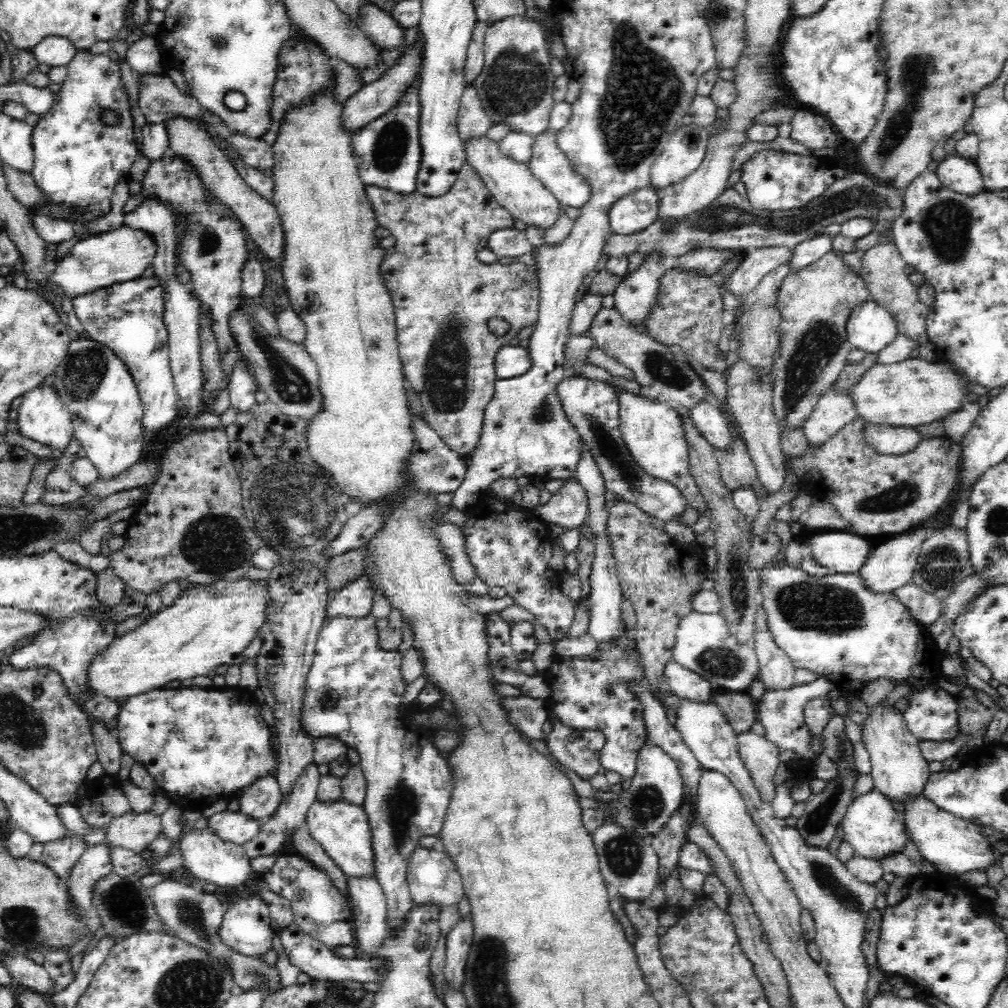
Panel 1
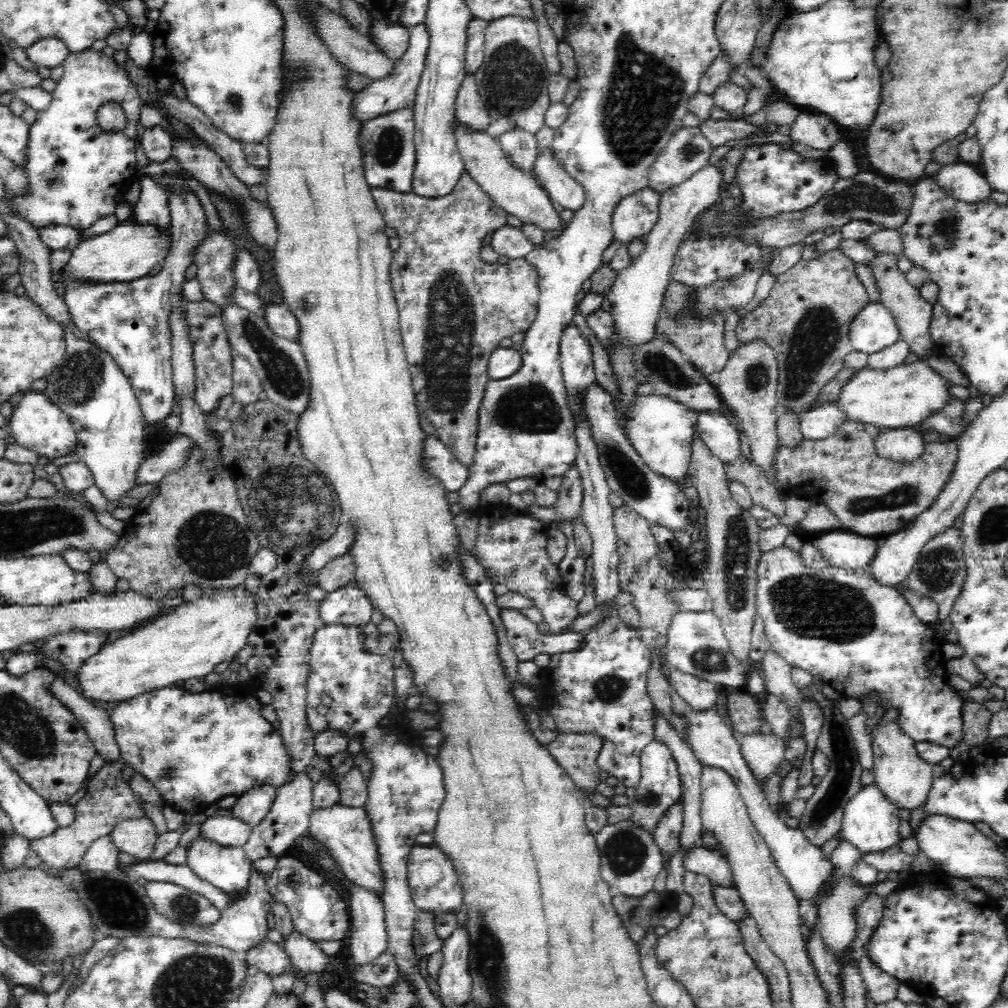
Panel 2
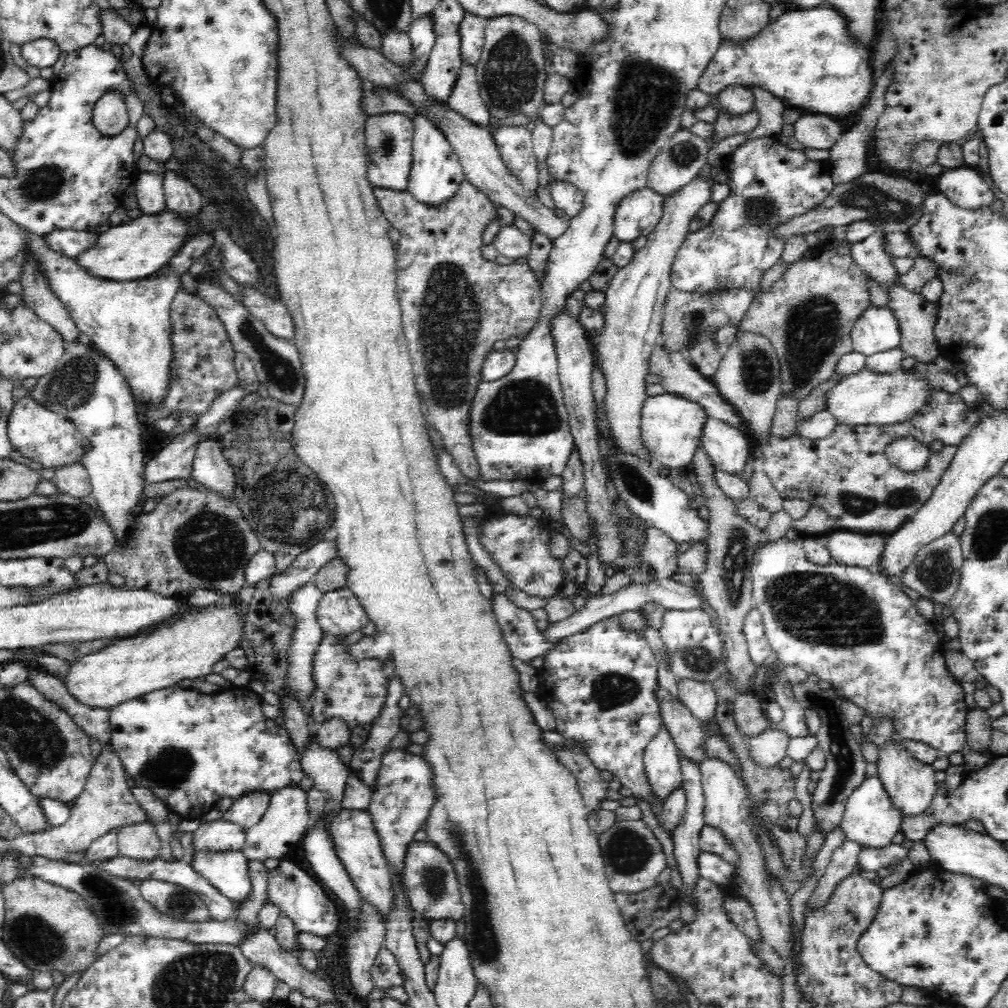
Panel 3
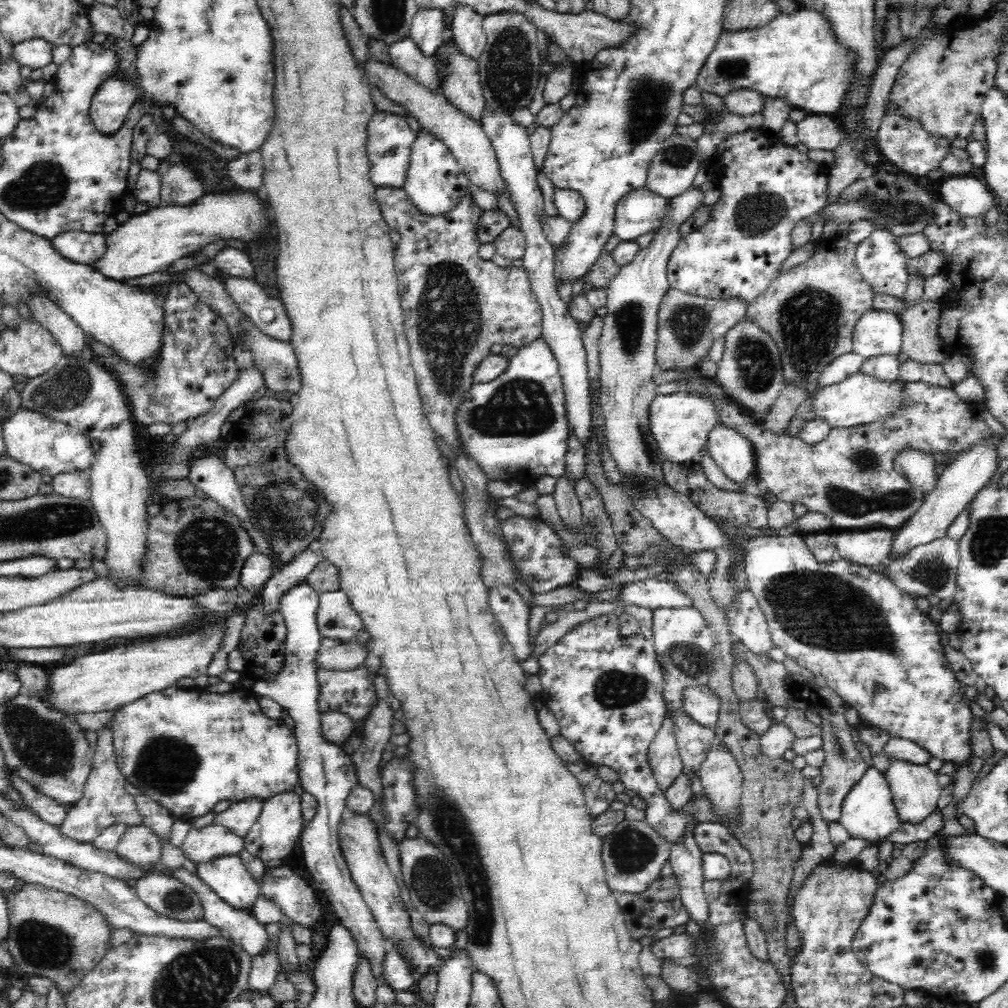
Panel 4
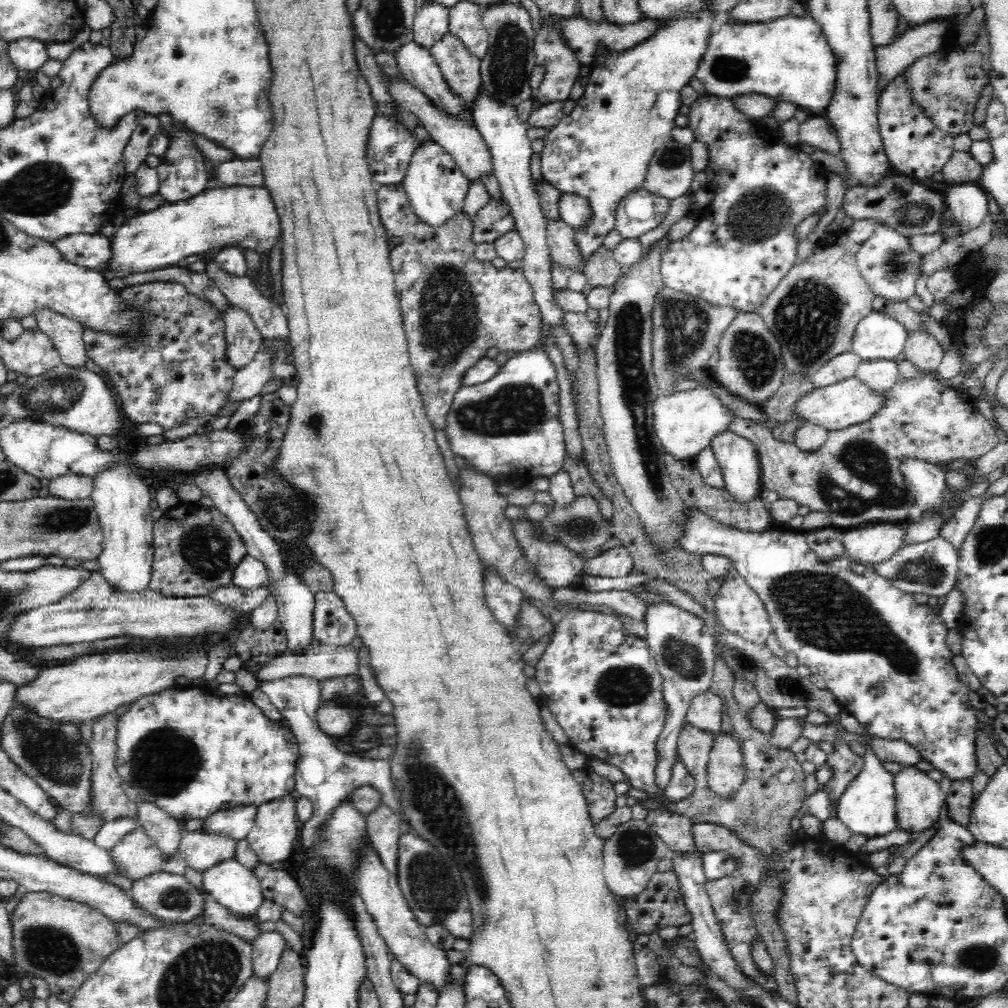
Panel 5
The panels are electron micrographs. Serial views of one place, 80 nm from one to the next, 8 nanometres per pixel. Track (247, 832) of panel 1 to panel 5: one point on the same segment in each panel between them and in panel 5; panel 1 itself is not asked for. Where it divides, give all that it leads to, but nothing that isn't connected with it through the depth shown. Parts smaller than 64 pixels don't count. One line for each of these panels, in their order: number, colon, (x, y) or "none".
2: (227, 831)
3: (220, 835)
4: (200, 846)
5: (201, 851)

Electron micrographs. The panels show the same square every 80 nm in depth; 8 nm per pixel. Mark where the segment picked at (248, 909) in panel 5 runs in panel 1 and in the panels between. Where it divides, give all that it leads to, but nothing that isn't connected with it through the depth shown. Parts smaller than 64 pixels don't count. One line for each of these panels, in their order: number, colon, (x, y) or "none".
1: (225, 864)
2: (229, 869)
3: (226, 870)
4: (227, 876)

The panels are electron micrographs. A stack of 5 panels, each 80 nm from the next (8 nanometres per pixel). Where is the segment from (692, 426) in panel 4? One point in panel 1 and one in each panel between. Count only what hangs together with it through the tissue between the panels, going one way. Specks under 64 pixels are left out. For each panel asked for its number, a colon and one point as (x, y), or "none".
1: (652, 430)
2: (661, 430)
3: (671, 426)

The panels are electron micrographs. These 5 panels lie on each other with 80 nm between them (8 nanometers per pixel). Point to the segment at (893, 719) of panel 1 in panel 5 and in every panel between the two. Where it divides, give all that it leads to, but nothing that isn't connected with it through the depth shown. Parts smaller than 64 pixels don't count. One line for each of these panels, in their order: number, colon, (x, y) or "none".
2: (906, 779)
3: (911, 786)
4: (915, 790)
5: (919, 800)

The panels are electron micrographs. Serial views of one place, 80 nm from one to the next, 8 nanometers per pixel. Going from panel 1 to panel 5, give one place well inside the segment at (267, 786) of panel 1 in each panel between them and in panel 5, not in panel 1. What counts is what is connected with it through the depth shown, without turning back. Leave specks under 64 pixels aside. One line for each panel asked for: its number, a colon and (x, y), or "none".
2: (252, 807)
3: (247, 811)
4: (239, 817)
5: (237, 821)

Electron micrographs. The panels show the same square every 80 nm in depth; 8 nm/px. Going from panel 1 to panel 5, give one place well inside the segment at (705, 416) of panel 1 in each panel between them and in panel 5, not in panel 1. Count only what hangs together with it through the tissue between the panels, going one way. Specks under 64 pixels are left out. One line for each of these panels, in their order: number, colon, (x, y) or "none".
2: (717, 432)
3: (728, 448)
4: (734, 454)
5: (738, 459)

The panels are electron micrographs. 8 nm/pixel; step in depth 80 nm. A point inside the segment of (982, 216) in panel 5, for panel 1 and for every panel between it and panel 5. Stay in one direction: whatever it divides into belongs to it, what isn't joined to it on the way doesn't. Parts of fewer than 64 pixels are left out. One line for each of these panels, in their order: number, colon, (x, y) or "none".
1: (960, 174)
2: (961, 180)
3: (964, 187)
4: (969, 197)

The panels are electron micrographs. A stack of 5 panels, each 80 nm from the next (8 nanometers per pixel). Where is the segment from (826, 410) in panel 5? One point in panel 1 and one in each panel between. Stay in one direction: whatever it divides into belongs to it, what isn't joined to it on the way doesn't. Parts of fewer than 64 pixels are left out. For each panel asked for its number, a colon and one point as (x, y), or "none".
1: (913, 392)
2: (902, 396)
3: (866, 398)
4: (860, 399)

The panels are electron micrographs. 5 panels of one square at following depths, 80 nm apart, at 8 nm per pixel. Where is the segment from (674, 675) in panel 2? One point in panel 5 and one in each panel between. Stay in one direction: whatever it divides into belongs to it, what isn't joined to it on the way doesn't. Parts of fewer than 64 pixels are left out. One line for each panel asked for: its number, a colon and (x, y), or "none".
3: (699, 699)
4: (703, 706)
5: (705, 713)

